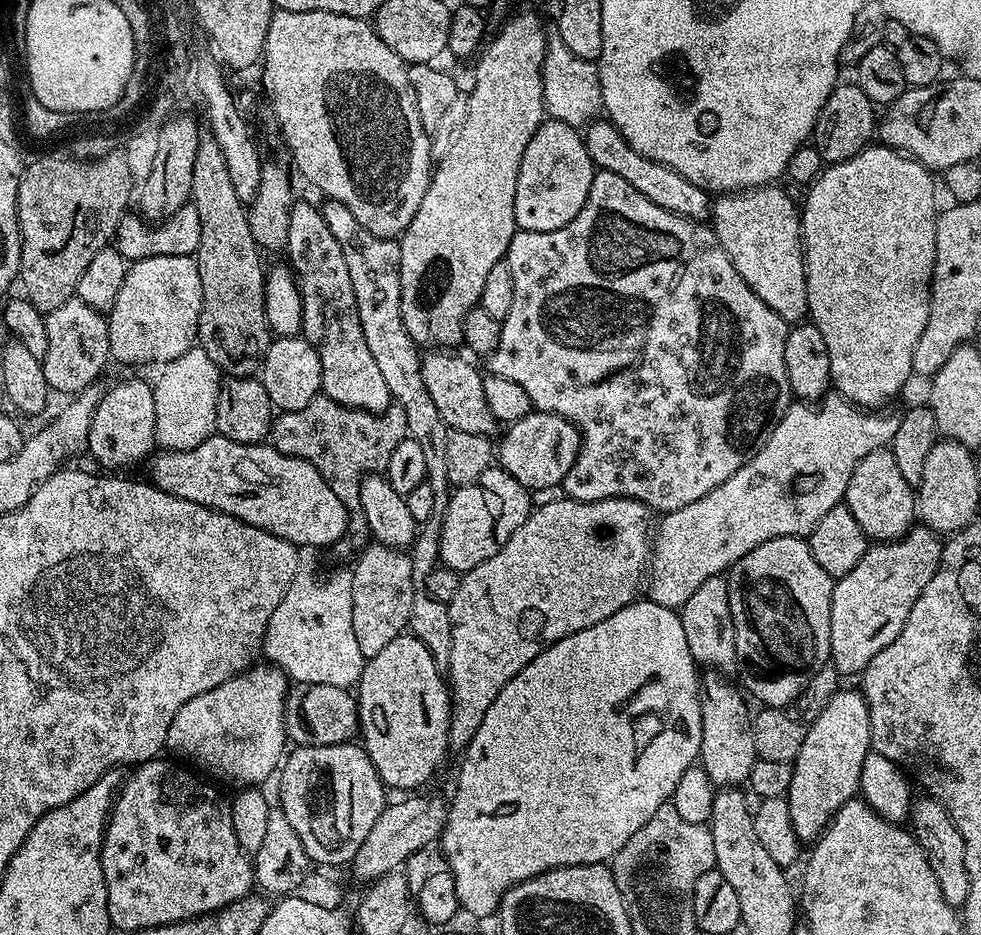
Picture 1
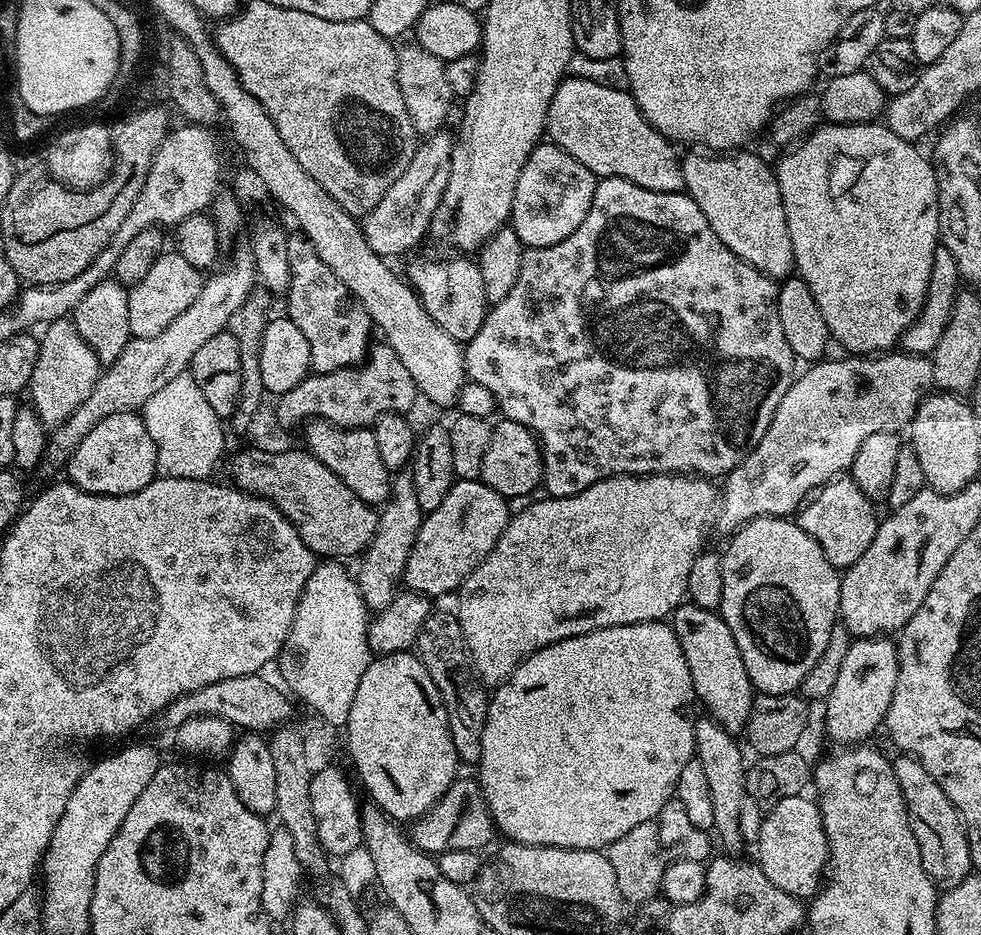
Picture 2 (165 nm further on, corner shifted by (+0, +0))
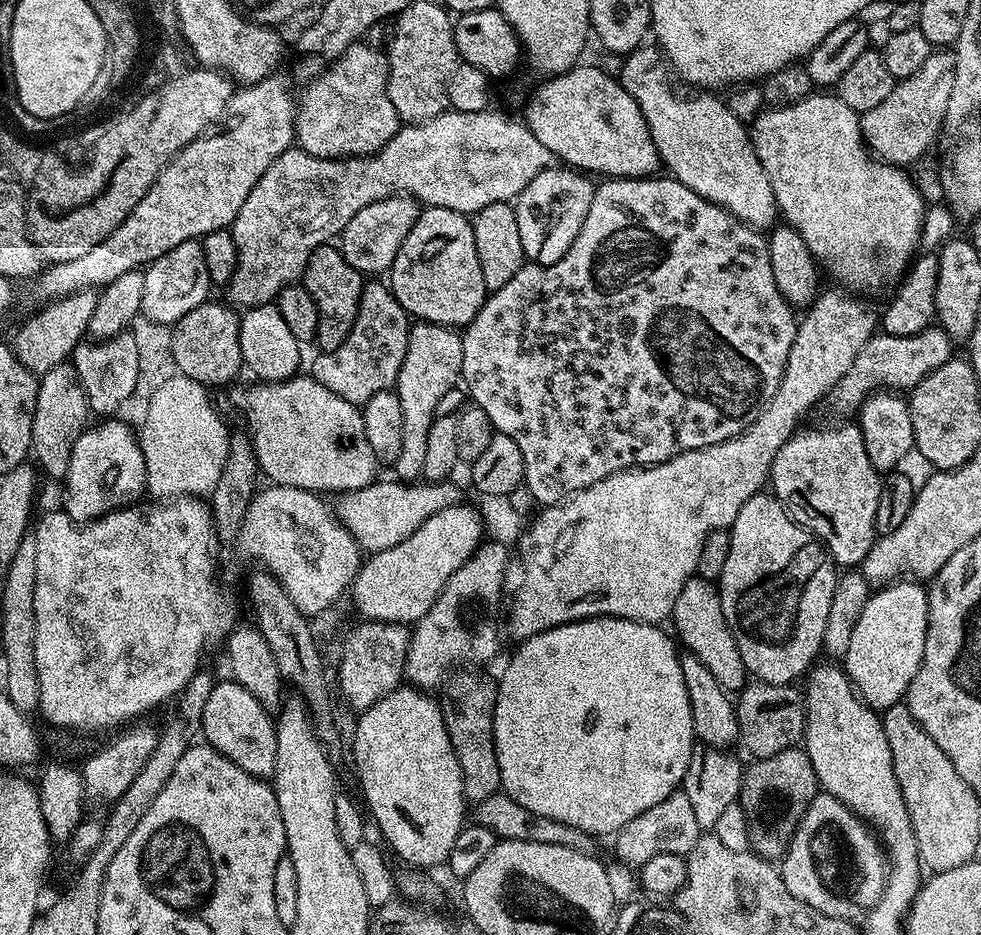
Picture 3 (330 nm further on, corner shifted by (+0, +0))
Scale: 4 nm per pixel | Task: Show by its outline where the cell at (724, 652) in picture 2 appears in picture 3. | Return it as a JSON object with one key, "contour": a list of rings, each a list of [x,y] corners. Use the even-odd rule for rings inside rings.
{"contour":[[[698,575],[691,576],[686,586],[682,586],[682,594],[678,594],[678,602],[674,602],[670,620],[671,623],[676,623],[675,635],[679,643],[687,651],[694,653],[698,662],[702,662],[702,666],[709,668],[710,674],[718,678],[718,686],[722,686],[730,694],[736,694],[749,683],[748,667],[742,662],[742,654],[726,622],[726,614],[722,614],[720,590],[713,581],[704,580]]]}

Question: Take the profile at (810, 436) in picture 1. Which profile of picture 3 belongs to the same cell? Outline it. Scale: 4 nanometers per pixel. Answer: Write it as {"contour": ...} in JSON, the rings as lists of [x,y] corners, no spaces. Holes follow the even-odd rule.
{"contour":[[[933,326],[922,330],[920,336],[907,336],[906,338],[894,338],[883,334],[874,334],[858,350],[858,358],[854,358],[854,366],[842,374],[842,378],[830,393],[832,408],[836,412],[855,413],[860,405],[867,401],[870,394],[877,390],[911,390],[915,388],[922,378],[926,378],[938,366],[953,359],[954,341],[940,329]]]}

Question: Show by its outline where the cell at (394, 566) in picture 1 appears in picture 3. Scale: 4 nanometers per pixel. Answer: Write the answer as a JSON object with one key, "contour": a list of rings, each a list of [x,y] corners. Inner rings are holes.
{"contour":[[[416,322],[408,329],[406,358],[402,358],[402,366],[398,370],[394,389],[398,394],[398,402],[402,402],[402,450],[398,453],[394,465],[395,479],[401,482],[416,482],[424,475],[422,466],[426,463],[426,437],[430,434],[430,426],[436,421],[438,402],[445,396],[446,390],[457,387],[462,380],[460,371],[462,370],[463,341],[464,337],[457,329],[437,324]]]}

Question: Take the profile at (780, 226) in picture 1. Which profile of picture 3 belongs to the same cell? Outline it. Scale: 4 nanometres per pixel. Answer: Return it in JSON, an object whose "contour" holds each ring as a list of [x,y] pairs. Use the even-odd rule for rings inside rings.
{"contour":[[[648,47],[635,48],[623,57],[618,79],[642,110],[661,165],[672,171],[671,179],[719,208],[727,208],[744,224],[757,230],[771,229],[778,220],[774,190],[758,162],[746,124],[731,113],[723,99],[711,96],[711,91],[692,90],[689,96],[675,92],[668,81],[669,65],[662,62],[659,47]]]}

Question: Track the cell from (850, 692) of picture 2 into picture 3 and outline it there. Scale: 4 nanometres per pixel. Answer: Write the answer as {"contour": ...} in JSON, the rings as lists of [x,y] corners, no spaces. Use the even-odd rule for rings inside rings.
{"contour":[[[901,578],[891,584],[877,587],[862,606],[862,615],[854,625],[850,646],[842,657],[842,667],[852,681],[857,696],[870,708],[883,710],[901,703],[908,695],[910,682],[922,666],[922,654],[926,650],[926,626],[928,625],[928,588],[912,578]]]}

